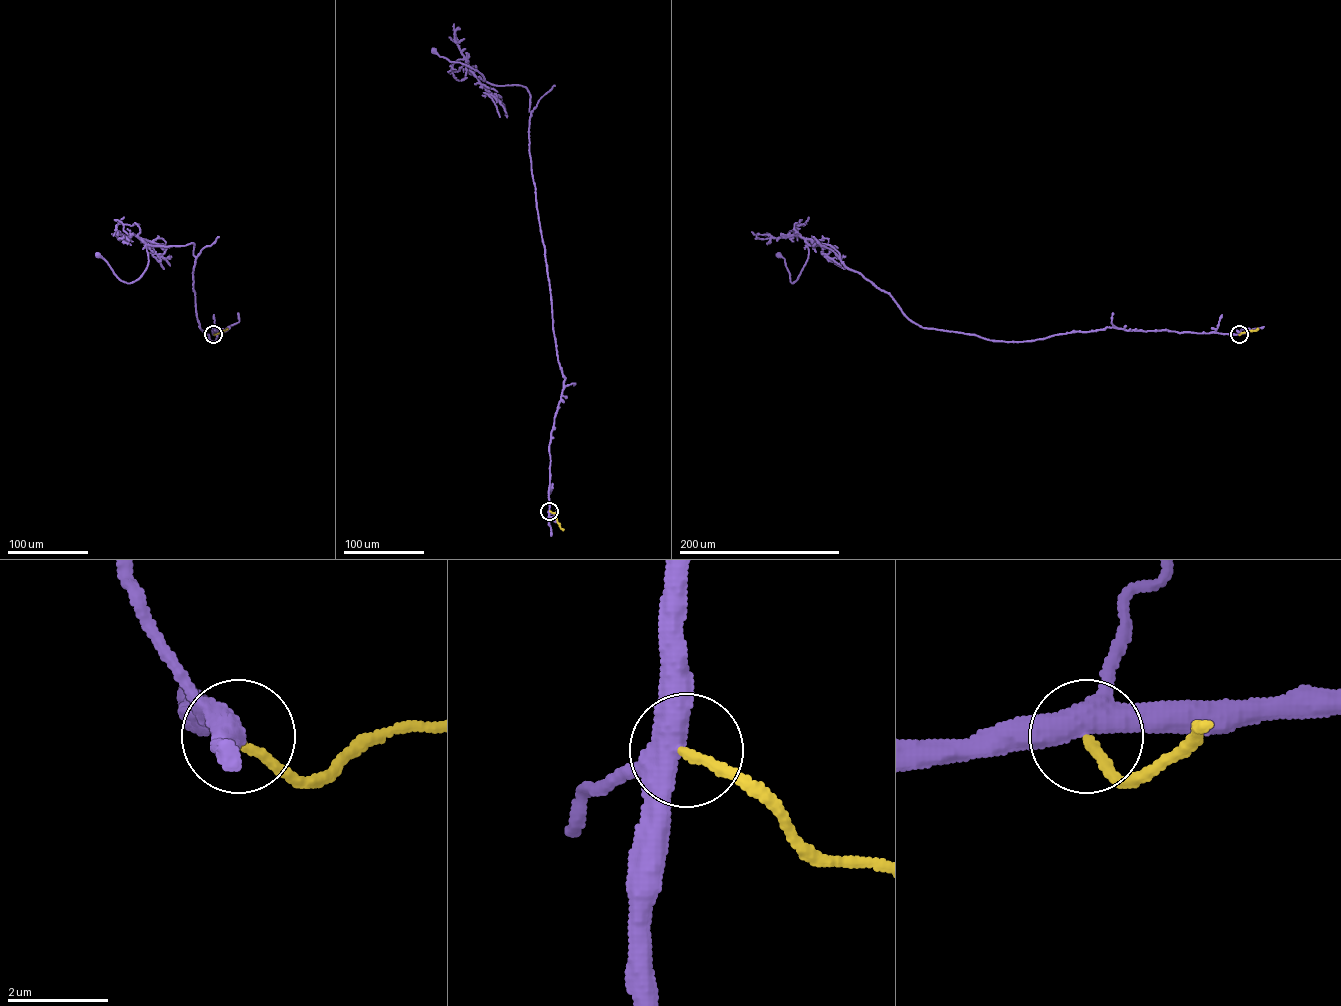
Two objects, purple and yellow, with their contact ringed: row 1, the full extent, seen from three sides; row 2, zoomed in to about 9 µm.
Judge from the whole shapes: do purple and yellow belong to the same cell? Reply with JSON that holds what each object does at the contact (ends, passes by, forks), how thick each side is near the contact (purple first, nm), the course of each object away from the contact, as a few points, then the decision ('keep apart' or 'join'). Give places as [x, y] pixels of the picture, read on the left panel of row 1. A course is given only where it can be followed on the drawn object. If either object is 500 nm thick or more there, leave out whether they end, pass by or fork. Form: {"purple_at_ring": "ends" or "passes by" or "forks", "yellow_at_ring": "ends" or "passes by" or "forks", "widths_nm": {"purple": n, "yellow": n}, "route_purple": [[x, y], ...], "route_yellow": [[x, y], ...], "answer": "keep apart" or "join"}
{"purple_at_ring": "forks", "yellow_at_ring": "ends", "widths_nm": {"purple": 400, "yellow": 180}, "route_purple": [[213, 334], [229, 327], [214, 341], [200, 328], [193, 243], [146, 244], [147, 266], [129, 283], [97, 255]], "route_yellow": [[213, 334], [227, 329]], "answer": "keep apart"}

